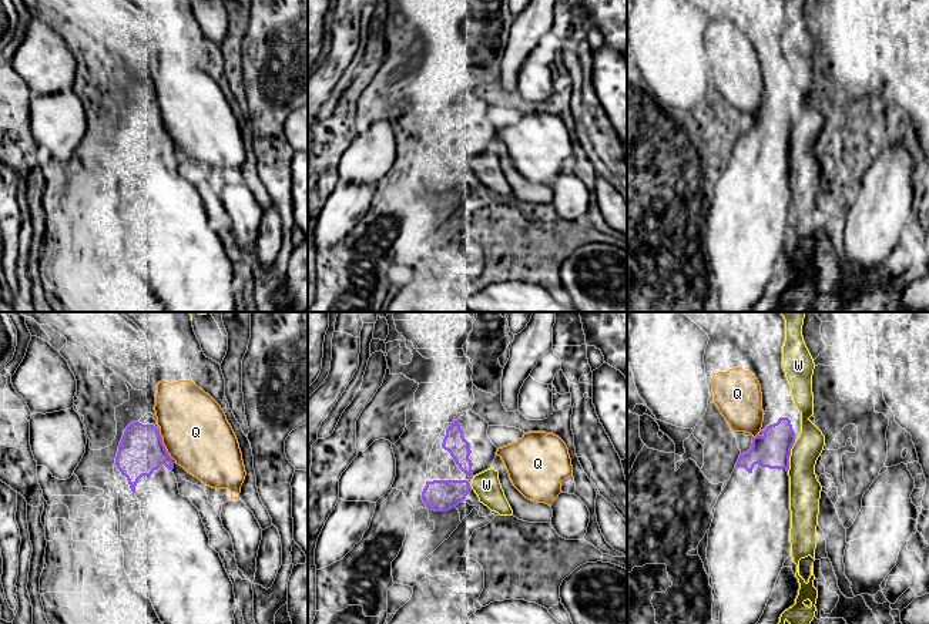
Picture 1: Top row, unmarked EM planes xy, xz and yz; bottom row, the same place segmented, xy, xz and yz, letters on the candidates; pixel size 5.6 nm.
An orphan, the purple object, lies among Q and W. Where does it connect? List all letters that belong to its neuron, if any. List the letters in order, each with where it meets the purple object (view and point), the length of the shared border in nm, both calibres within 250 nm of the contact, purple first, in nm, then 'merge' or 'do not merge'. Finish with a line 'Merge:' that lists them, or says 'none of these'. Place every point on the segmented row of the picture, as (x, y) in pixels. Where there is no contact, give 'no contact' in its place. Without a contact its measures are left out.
Q: contact xy (165, 449); length 130 nm; calibres 260 and 380 nm; do not merge
W: contact yz (790, 455); length 180 nm; calibres 200 and 180 nm; do not merge
Merge: none of these

